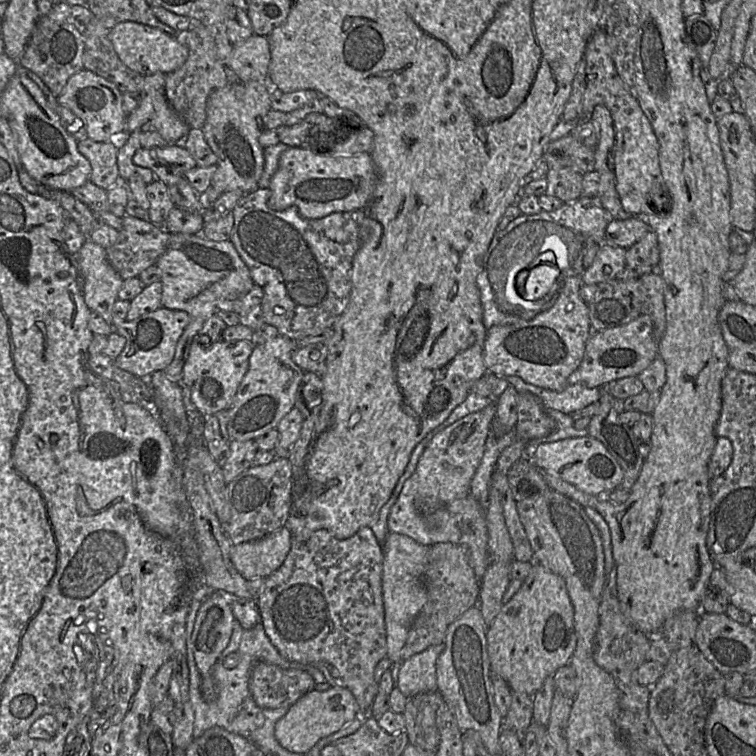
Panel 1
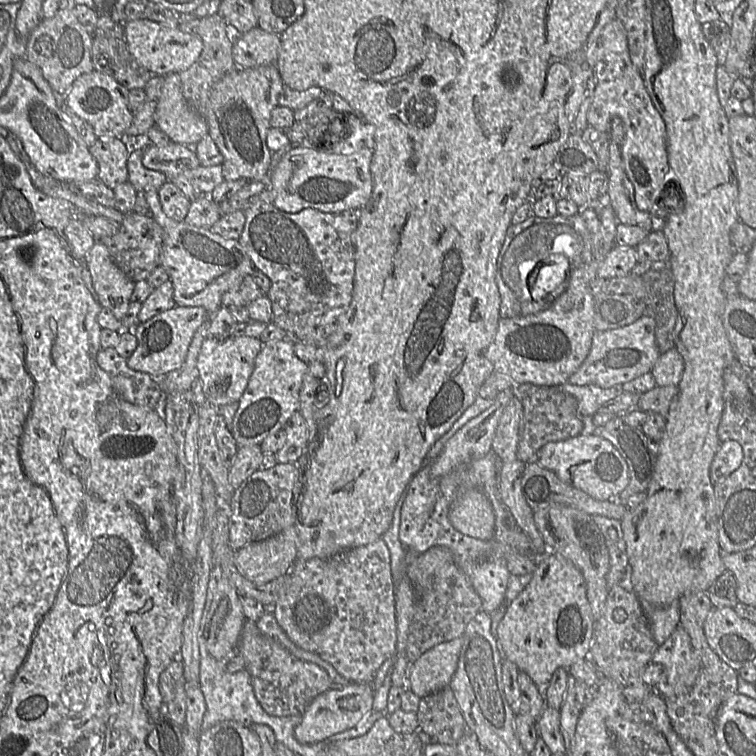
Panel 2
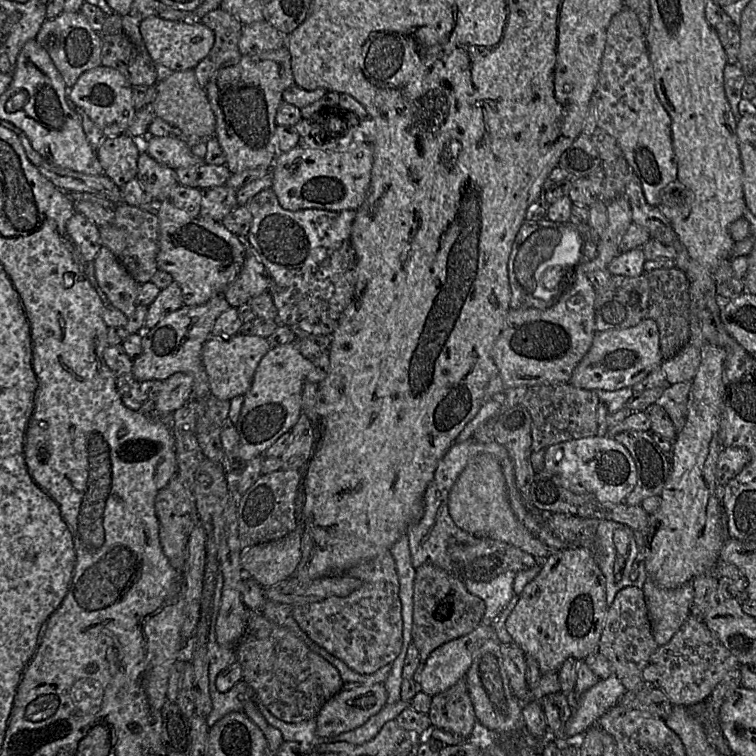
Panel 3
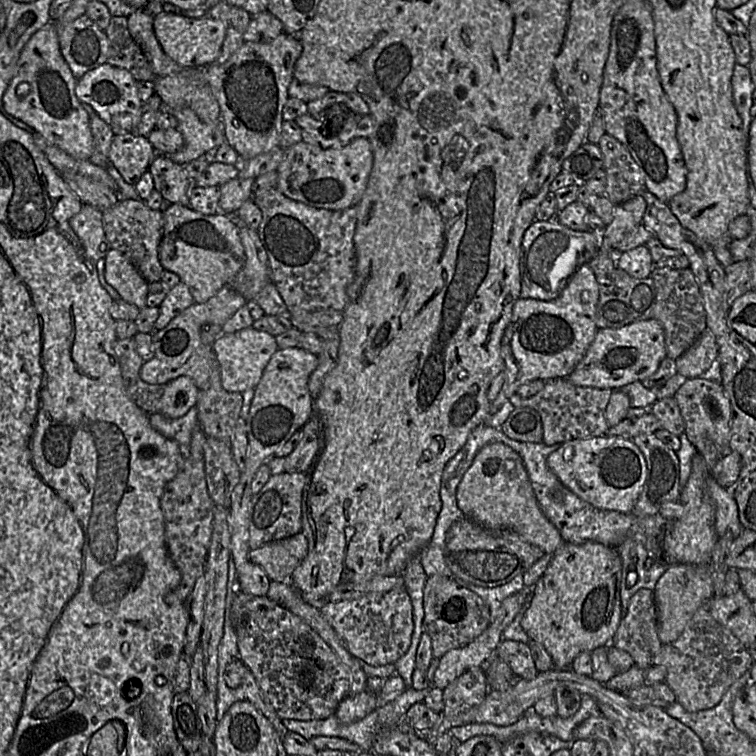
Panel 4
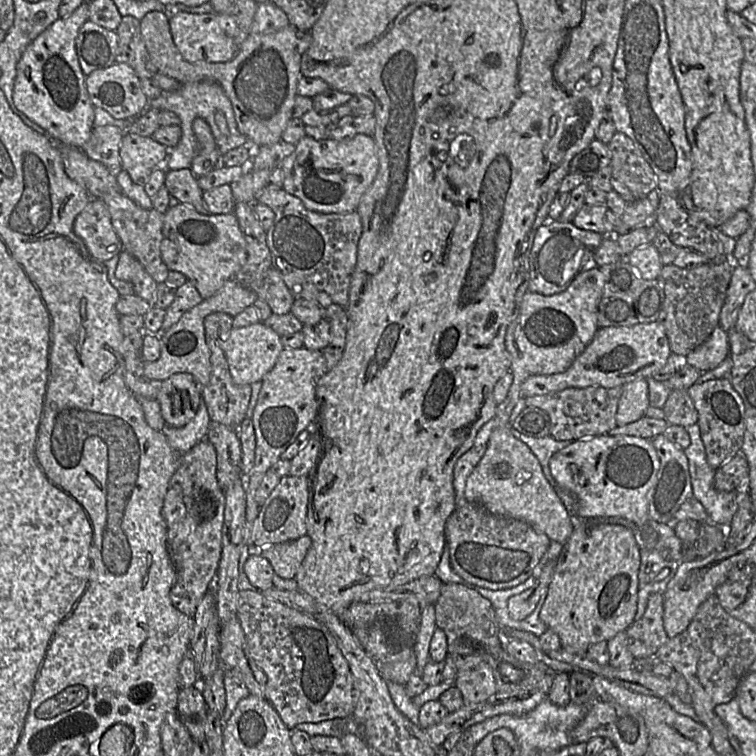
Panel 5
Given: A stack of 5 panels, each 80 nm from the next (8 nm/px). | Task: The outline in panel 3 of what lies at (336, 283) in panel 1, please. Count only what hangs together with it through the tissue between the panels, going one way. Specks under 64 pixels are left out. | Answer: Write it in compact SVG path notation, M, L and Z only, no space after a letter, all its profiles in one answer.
M267 188L245 204L252 214L252 223L244 239L247 251L265 266L271 277L269 292L277 308L276 320L289 327L297 339L309 336L331 336L340 315L350 304L355 285L356 254L351 243L354 210L328 211L322 209L284 209L271 188Z

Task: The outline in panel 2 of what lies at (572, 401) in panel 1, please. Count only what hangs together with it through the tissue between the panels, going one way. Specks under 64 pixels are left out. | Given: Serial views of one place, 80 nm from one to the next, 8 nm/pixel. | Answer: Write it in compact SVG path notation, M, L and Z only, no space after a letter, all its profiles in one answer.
M566 382L558 387L561 387L564 392L575 397L579 413L583 418L590 419L600 407L623 392L621 386L616 385L609 389L604 389L595 385L580 386Z

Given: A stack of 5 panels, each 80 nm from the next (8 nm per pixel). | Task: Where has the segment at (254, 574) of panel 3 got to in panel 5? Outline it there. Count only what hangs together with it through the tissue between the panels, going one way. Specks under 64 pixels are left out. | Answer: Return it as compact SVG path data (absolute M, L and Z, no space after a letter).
M304 535L296 540L269 545L254 551L271 563L276 575L283 579L293 579L310 546L311 538Z

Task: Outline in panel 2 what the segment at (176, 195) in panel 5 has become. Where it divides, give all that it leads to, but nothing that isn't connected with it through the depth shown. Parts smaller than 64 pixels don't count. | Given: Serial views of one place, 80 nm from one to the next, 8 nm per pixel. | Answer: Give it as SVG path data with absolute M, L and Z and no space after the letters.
M145 148L133 149L127 160L128 182L139 192L157 190L168 181L167 176L144 167L142 157Z

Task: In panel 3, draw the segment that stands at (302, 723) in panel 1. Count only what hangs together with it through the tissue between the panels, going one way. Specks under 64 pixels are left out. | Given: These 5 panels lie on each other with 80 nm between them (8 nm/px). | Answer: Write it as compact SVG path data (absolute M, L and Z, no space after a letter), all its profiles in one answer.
M384 683L341 690L324 704L315 717L316 734L329 739L353 730L379 712L386 703Z

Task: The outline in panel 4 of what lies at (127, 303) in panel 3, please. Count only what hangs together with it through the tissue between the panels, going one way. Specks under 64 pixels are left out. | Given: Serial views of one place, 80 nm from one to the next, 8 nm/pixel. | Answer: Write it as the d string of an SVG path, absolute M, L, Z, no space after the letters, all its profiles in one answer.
M110 249L104 257L104 279L108 285L117 291L120 299L134 304L142 309L146 306L149 283L137 271L130 260L119 250Z

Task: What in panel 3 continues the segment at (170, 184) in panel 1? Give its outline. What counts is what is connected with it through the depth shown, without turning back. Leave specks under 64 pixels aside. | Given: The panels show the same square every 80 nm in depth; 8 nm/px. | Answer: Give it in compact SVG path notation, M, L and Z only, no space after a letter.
M149 136L146 140L146 153L160 164L176 170L180 185L198 188L198 167L204 162L181 137Z

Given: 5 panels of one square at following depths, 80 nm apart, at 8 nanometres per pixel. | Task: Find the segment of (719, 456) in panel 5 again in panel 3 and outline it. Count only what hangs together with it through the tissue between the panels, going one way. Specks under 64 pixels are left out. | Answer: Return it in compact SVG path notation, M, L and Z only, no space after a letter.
M691 381L668 385L663 394L655 402L666 410L674 424L676 432L682 428L685 422L690 389Z

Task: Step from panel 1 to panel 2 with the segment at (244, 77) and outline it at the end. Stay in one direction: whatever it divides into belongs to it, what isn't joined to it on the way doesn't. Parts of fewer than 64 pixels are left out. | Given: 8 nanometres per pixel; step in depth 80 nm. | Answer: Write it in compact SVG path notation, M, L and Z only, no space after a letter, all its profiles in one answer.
M256 26L235 38L234 62L242 69L273 64L279 54L280 43L280 35L266 32Z

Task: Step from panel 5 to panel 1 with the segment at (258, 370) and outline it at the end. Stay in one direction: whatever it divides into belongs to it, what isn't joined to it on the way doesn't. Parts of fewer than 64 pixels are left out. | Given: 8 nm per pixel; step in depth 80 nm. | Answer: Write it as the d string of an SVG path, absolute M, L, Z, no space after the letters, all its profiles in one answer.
M251 340L217 341L212 344L190 343L183 364L182 382L190 389L190 399L196 411L213 416L228 410L249 367L249 357L255 342Z

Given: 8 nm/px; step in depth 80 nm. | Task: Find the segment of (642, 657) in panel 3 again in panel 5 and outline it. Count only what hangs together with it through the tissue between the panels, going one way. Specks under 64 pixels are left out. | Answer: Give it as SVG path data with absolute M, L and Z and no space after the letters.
M660 593L652 594L643 616L625 630L628 640L639 640L655 653L670 640L664 629L662 601Z

